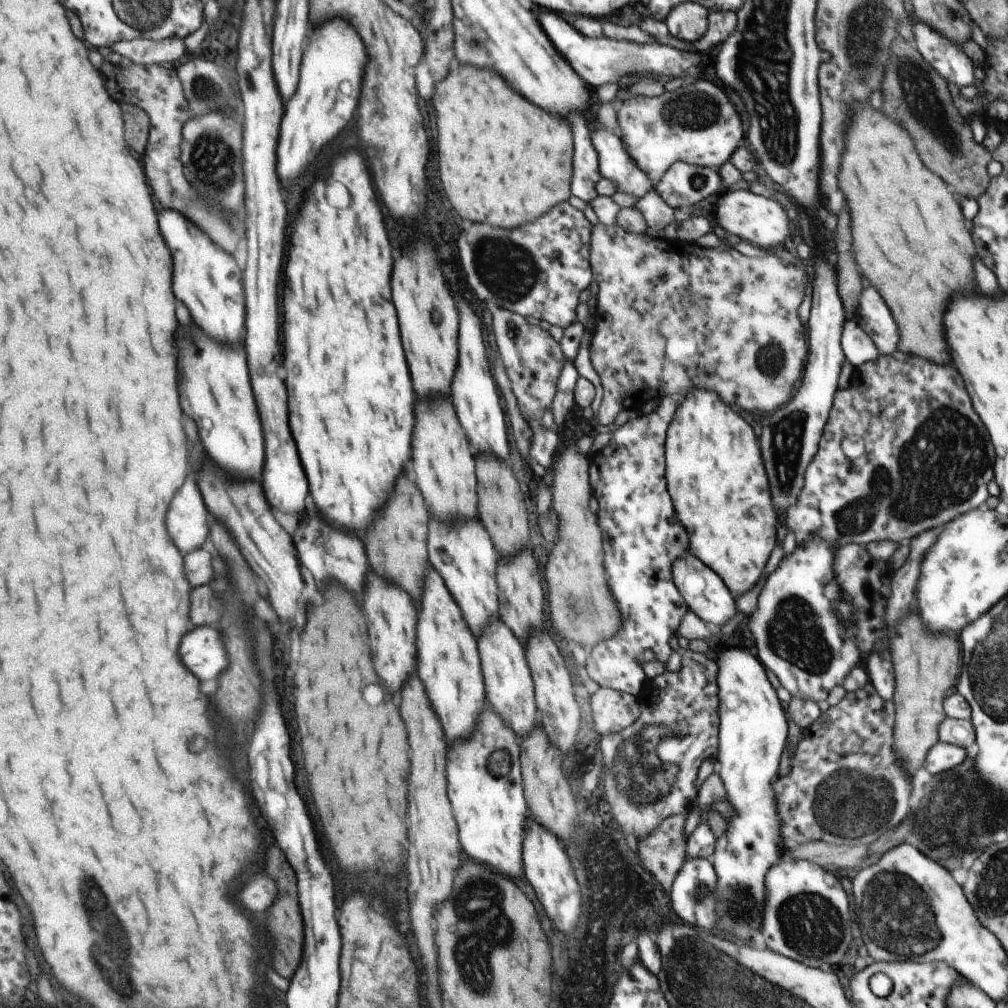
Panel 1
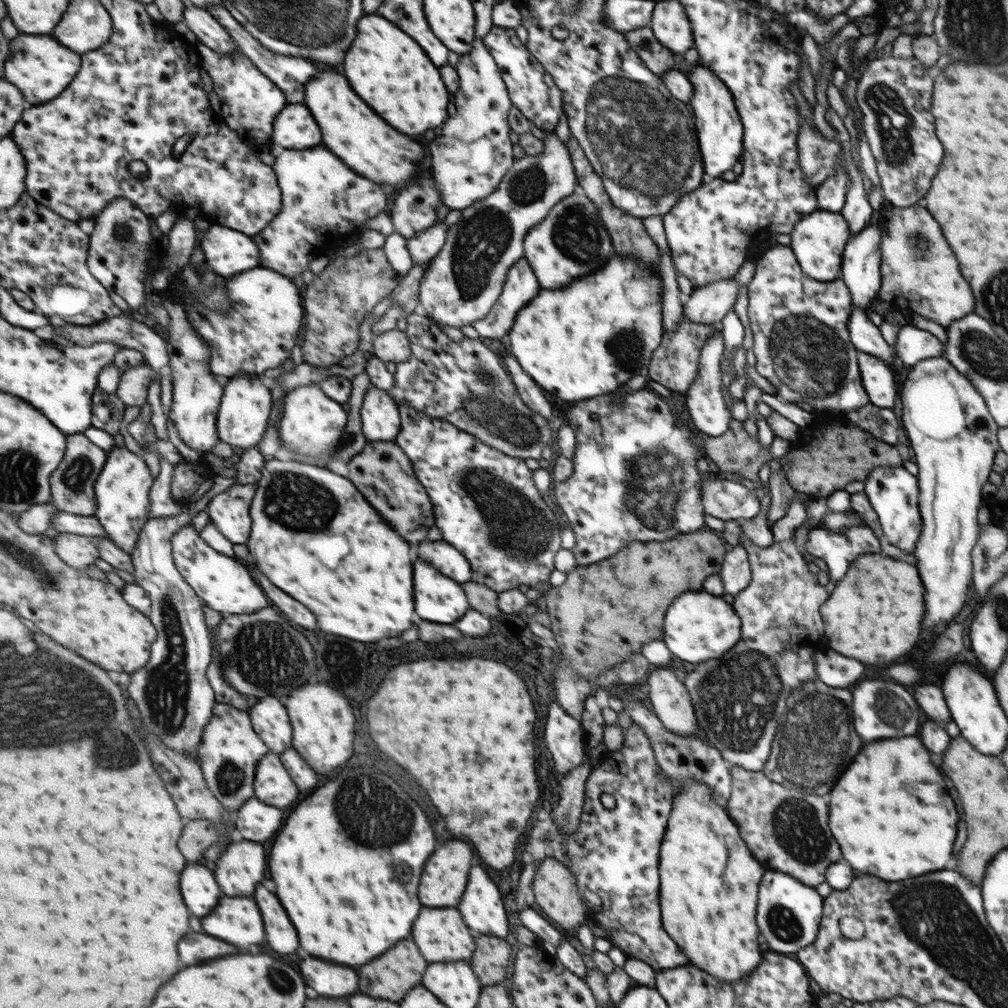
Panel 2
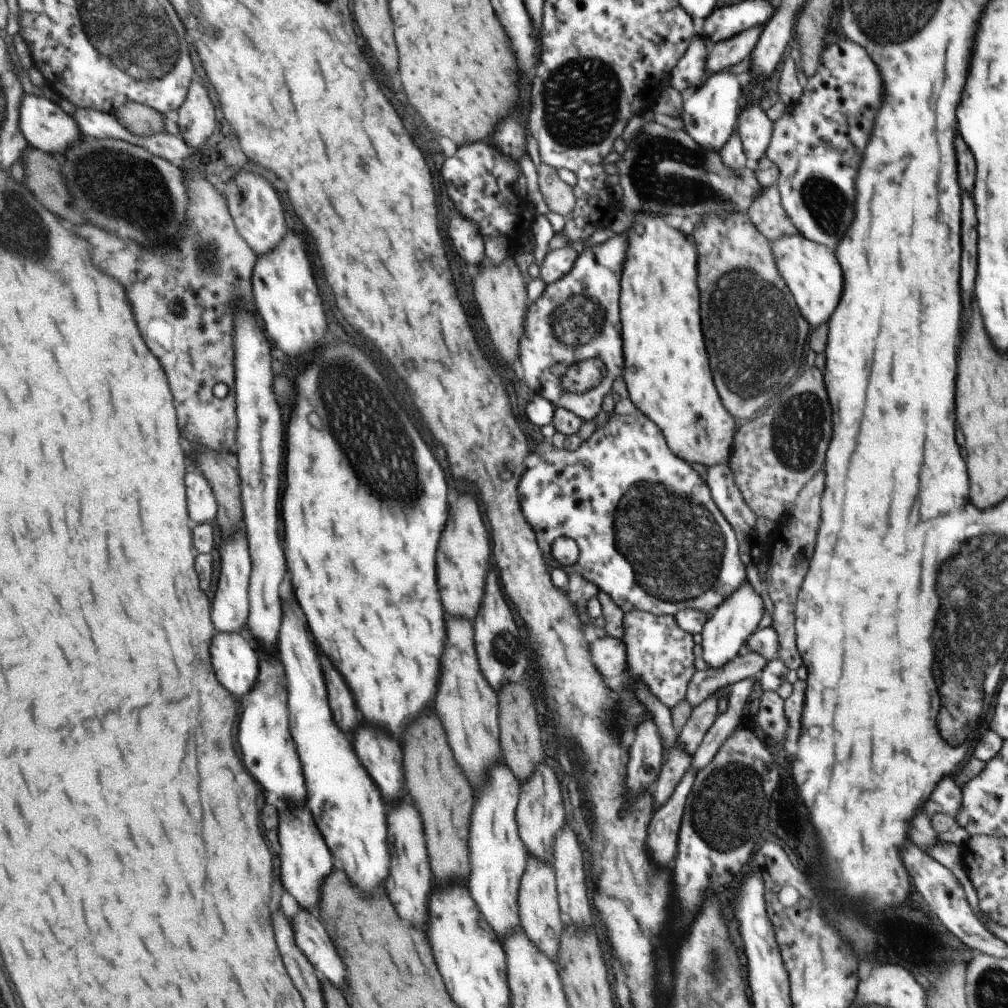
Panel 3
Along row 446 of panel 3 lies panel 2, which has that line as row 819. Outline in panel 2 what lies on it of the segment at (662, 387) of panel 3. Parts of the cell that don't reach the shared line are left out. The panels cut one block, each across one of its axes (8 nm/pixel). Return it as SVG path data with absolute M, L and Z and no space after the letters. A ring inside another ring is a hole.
M699 782L681 786L673 796L673 820L669 820L665 848L661 848L661 912L665 912L669 936L681 944L681 952L685 952L689 964L721 982L737 982L759 968L763 958L757 948L755 906L761 874L763 864L751 856L739 826L713 802L711 792Z

